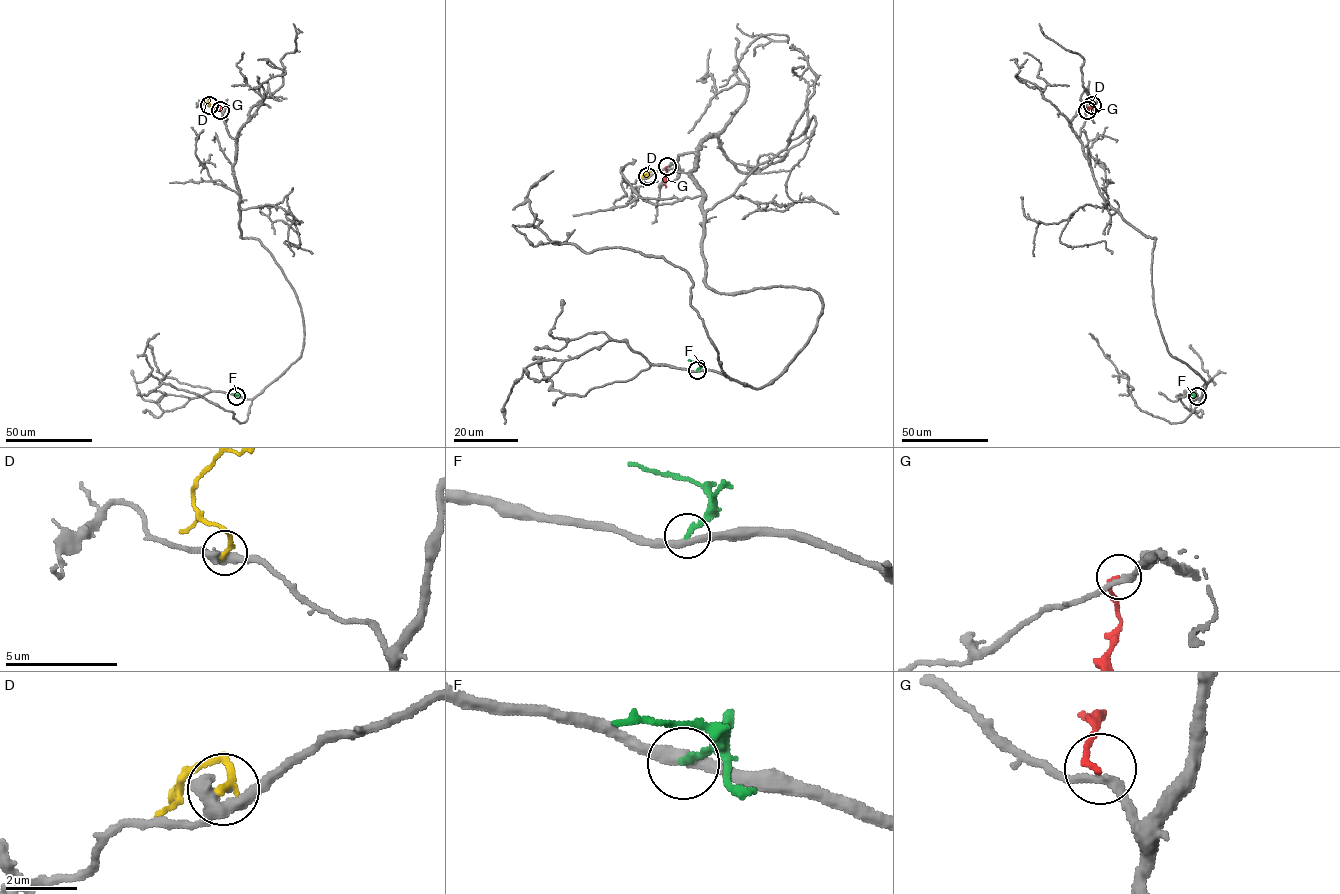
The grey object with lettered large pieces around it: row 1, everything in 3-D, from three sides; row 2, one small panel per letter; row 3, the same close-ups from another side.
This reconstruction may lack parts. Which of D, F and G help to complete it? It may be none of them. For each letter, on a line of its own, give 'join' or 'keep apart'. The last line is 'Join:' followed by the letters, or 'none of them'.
D: keep apart
F: keep apart
G: join
Join: G

